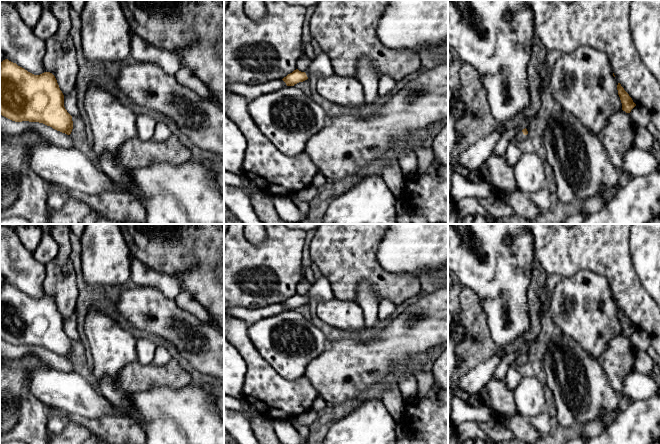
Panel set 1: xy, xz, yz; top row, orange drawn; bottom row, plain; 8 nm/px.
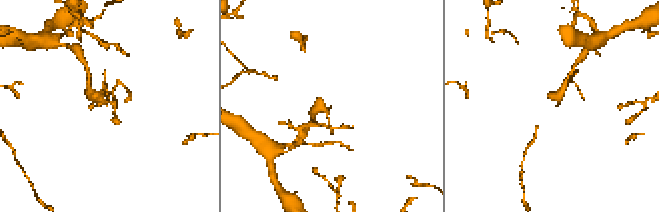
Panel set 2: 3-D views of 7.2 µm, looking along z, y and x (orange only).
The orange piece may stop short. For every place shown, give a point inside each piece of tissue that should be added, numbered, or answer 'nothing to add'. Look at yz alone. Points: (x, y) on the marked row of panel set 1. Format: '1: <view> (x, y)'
1: yz (520, 137)

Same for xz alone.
1: xz (321, 66)

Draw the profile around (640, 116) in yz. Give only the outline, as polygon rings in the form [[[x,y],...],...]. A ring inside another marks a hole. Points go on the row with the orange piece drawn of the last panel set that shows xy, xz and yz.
[[[636,105],[629,113],[631,121],[636,128],[646,128],[651,122],[652,113],[645,107]]]

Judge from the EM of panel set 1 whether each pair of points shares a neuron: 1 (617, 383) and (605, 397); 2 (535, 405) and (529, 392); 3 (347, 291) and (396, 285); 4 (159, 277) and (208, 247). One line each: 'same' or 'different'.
1: different
2: same
3: same
4: different

